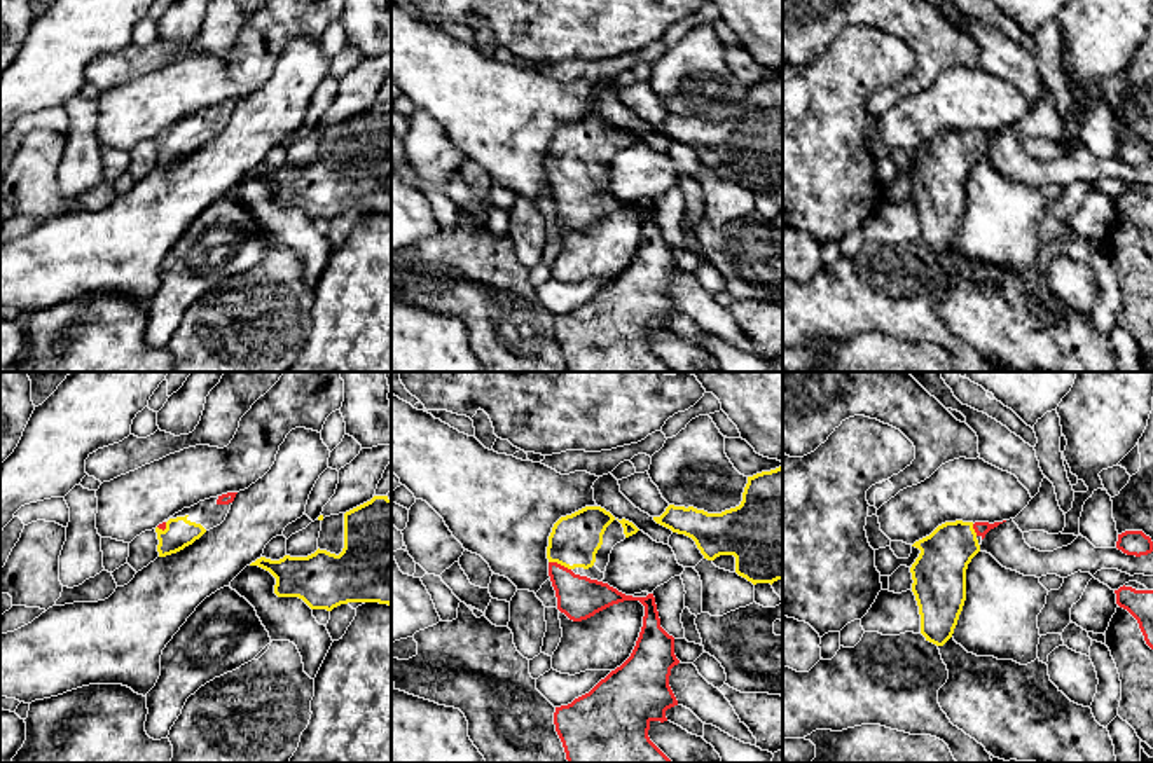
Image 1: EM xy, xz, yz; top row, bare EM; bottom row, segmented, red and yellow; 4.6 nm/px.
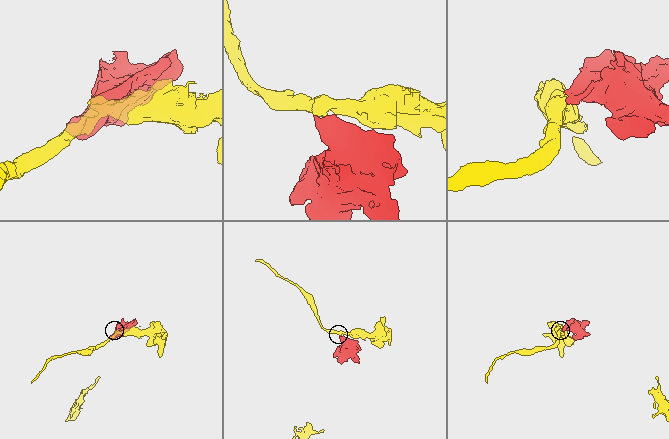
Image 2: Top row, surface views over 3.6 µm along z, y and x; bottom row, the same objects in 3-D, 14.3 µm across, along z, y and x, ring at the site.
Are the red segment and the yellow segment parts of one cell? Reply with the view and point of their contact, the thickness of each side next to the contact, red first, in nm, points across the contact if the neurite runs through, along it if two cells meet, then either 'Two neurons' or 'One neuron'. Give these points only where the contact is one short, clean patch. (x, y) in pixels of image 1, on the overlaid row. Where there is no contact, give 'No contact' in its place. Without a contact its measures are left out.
Touches red at xz (559, 564). Thickness 200 nm (red) against 220 nm. Path across: xz (579, 598), (561, 577), (559, 564), (575, 538). One neuron

